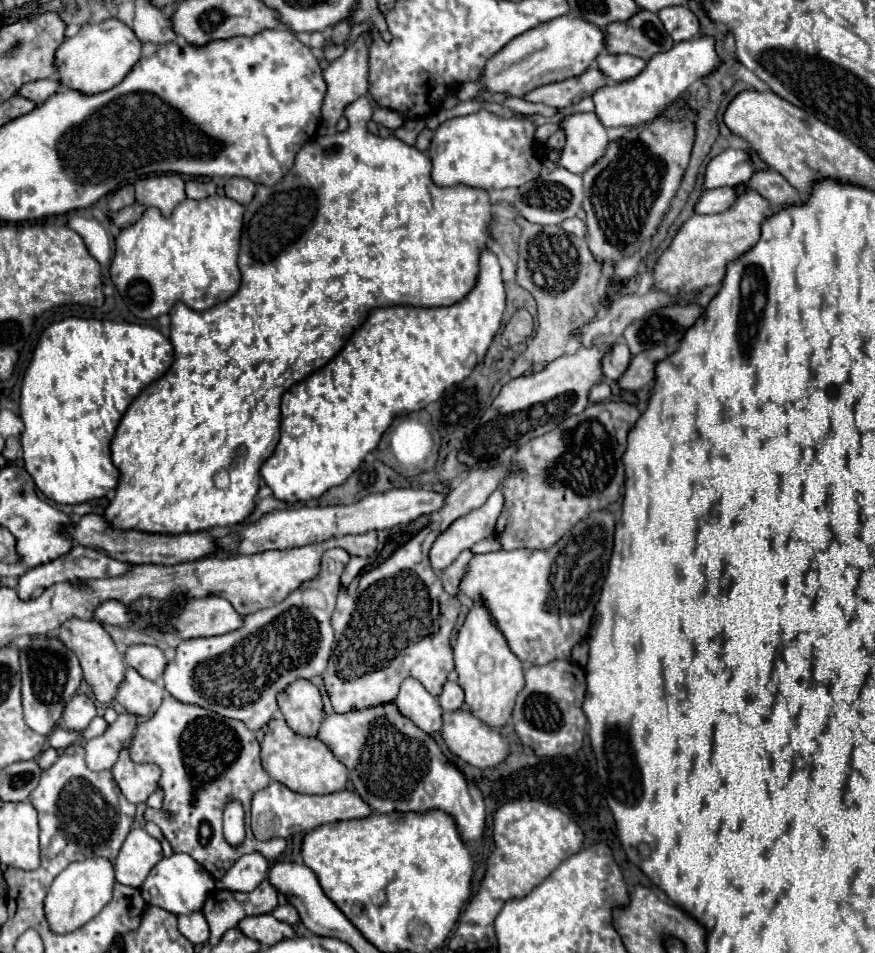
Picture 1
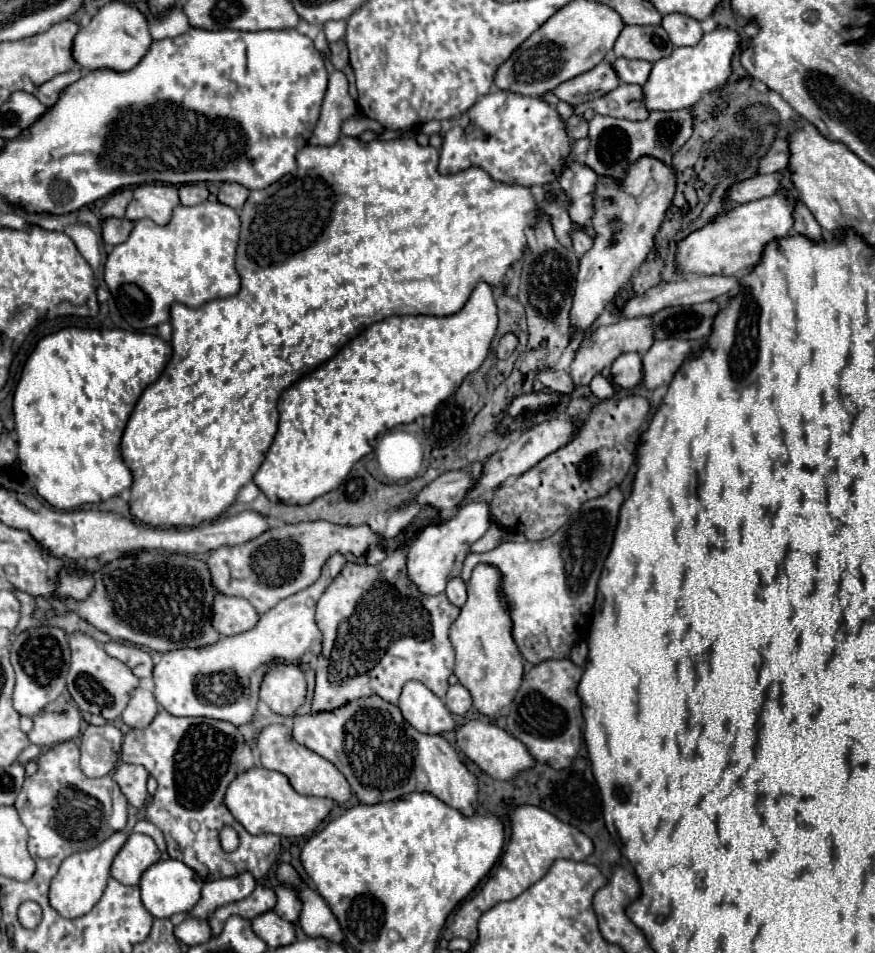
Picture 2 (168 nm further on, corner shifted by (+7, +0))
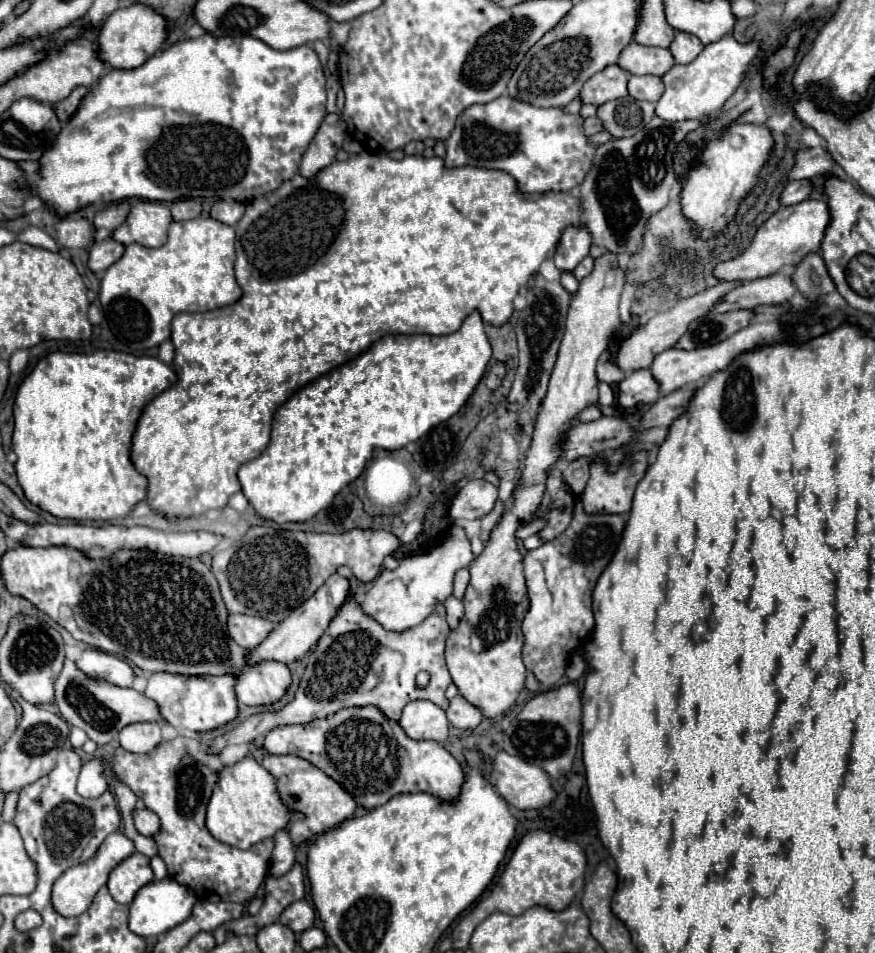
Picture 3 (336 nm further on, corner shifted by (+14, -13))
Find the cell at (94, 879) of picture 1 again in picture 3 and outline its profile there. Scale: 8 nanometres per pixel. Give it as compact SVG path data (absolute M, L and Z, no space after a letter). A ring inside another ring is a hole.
M114 832L114 834L110 834L88 862L82 862L82 864L78 864L78 866L68 868L68 870L54 882L54 886L52 886L52 906L54 906L54 910L60 912L60 914L66 916L66 918L84 914L84 912L88 910L88 906L92 904L96 892L106 884L110 870L112 870L114 866L118 866L118 862L122 862L122 860L128 858L130 854L134 854L134 844L124 836L124 832Z

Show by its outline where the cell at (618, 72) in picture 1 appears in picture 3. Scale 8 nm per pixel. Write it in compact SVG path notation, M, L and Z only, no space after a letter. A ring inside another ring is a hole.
M630 76L628 78L628 94L636 100L656 102L662 94L662 82L656 76Z

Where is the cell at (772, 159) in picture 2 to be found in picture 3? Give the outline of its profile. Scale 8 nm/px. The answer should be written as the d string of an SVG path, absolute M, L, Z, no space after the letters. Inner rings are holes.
M824 140L824 146L801 149L794 154L794 166L786 174L786 180L788 182L790 180L808 180L808 178L830 172L830 168L832 168L832 162L826 154L826 141Z

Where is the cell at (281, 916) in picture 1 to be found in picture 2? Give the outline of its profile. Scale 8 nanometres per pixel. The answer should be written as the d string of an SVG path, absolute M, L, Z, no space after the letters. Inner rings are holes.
M279 885L275 887L275 893L277 893L277 905L275 905L275 913L291 923L295 923L299 919L299 913L301 913L301 899L299 899L299 893L291 887L285 887L285 885Z

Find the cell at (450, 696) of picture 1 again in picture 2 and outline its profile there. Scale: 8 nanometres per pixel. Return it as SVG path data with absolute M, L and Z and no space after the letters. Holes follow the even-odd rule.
M457 683L449 687L445 705L453 715L465 715L473 707L473 699L471 699L471 693L461 683Z

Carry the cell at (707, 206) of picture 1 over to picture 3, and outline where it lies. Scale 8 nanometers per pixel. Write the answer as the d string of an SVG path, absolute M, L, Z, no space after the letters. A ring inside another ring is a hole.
M798 180L798 182L788 182L784 186L784 190L780 192L780 204L782 206L790 206L790 204L798 204L802 200L806 200L810 196L810 184L806 180Z

